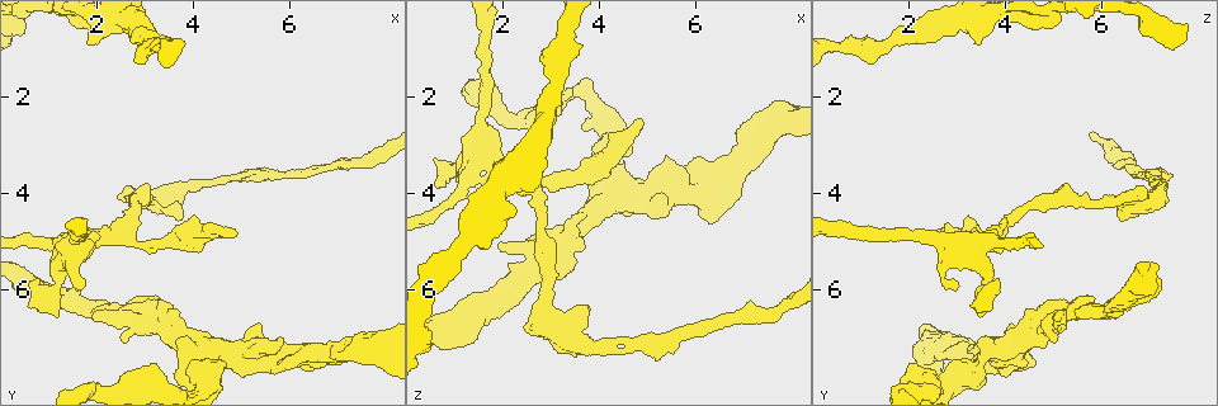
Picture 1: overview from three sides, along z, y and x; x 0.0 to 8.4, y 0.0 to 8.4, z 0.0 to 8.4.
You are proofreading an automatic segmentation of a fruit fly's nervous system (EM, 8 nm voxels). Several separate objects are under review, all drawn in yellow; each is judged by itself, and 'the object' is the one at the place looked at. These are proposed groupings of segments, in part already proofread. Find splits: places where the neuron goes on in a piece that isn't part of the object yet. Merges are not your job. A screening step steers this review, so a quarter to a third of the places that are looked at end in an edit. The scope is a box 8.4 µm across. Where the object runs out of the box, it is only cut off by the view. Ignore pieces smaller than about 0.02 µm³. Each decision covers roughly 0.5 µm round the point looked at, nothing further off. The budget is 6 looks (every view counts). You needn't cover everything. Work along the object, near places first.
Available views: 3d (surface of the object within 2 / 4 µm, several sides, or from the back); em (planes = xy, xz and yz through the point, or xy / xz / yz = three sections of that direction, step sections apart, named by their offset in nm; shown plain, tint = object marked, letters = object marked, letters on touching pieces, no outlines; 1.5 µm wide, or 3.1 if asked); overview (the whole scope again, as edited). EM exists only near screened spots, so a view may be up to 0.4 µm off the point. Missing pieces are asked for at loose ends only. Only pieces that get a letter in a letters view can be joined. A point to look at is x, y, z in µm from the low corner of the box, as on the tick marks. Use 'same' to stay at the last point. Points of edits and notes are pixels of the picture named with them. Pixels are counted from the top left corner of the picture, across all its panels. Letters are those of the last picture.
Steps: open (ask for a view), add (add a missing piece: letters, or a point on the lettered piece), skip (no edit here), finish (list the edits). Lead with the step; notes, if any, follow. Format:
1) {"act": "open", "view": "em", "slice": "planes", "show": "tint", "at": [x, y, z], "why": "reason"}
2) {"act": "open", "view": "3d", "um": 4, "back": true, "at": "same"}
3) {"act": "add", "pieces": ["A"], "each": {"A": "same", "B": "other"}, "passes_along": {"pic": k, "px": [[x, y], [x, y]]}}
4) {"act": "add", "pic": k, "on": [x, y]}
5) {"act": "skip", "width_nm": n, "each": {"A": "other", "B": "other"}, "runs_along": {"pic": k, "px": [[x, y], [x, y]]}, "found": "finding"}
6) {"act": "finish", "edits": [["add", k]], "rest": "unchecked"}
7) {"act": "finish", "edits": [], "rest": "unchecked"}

{"act": "open", "view": "em", "slice": "planes", "show": "letters", "at": [4.85, 4.80, 2.50], "why": "branch stops here"}

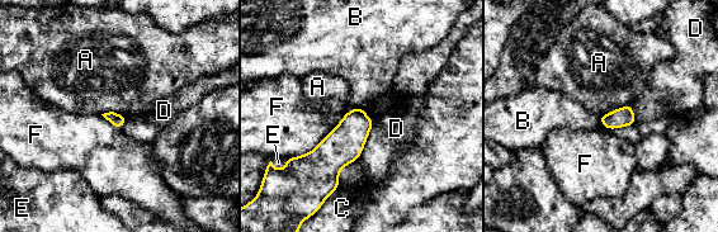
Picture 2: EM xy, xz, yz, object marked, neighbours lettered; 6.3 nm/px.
{"act": "skip", "each": {"A": "other", "B": "other", "C": "other", "D": "other", "E": "other", "F": "other"}, "border": {"pic": 2, "px": [[629, 103], [599, 116]]}, "found": "none of them fits"}

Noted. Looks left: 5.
{"act": "open", "view": "em", "slice": "planes", "show": "plain", "at": [1.25, 6.55, 3.50], "why": "branch stops here"}

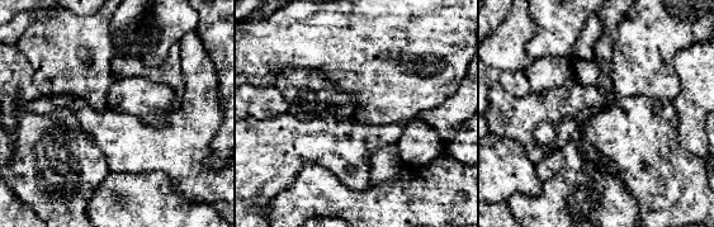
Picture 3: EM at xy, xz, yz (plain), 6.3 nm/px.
{"act": "open", "view": "em", "slice": "planes", "show": "letters", "at": "same"}

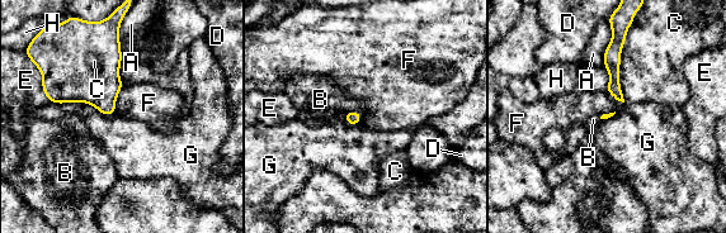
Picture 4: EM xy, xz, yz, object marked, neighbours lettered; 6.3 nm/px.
{"act": "add", "pieces": ["B"], "longest_contact_nm": ["C", 440], "each": {"A": "other", "B": "same", "C": "other", "D": "other", "E": "other", "F": "other", "G": "other", "H": "other"}, "found": "it goes on there"}

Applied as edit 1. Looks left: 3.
{"act": "open", "view": "overview", "why": "see it whole again"}

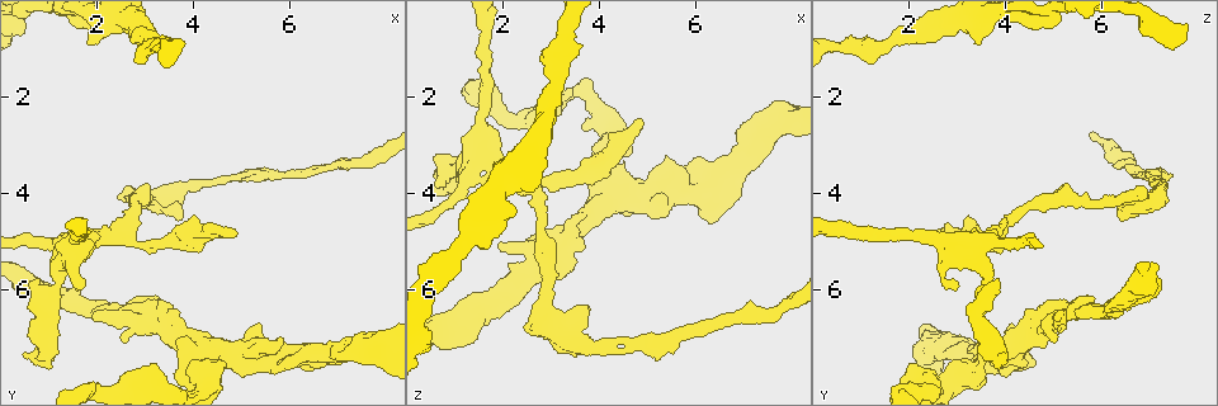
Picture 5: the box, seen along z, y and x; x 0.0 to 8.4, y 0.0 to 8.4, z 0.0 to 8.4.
{"act": "open", "view": "em", "slice": "planes", "show": "tint", "at": [2.60, 7.00, 5.10]}

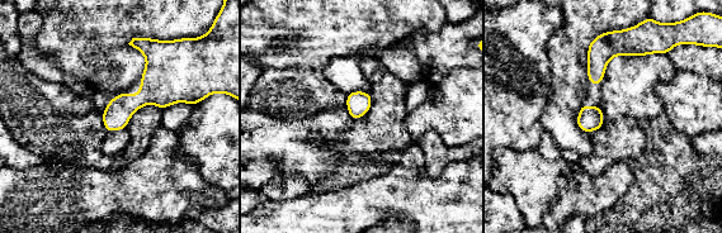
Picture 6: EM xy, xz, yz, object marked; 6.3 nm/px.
{"act": "open", "view": "em", "slice": "planes", "show": "letters", "at": "same"}

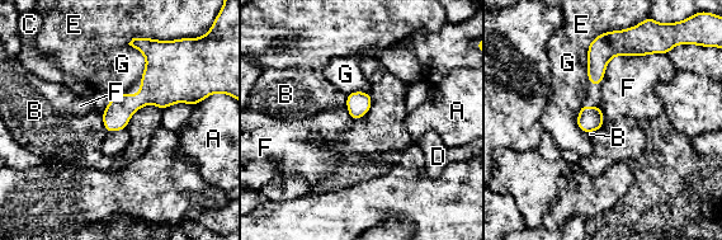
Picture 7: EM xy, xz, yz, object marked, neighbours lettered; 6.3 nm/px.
{"act": "skip", "each": {"A": "other", "B": "other", "C": "other", "D": "other", "E": "other", "F": "other", "G": "other"}, "border": {"pic": 7, "px": [[662, 53], [614, 56], [600, 85]]}, "found": "none of them fits"}

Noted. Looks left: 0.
{"act": "finish", "edits": [["add", 4]], "rest": "unchecked"}

